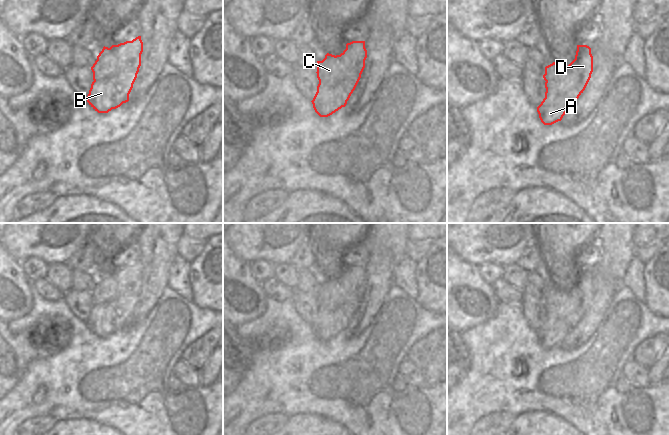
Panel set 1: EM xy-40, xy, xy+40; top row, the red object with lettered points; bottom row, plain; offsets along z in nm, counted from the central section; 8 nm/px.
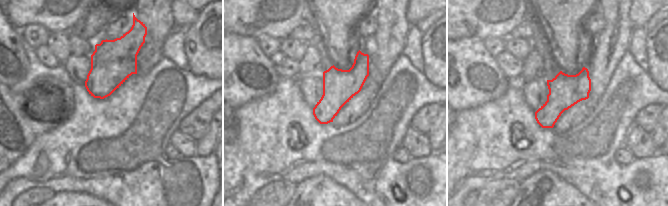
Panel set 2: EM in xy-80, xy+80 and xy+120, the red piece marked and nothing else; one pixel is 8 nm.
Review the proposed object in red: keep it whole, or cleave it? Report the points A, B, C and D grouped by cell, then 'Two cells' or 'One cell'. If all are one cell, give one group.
Groups: A B / C D. Two cells

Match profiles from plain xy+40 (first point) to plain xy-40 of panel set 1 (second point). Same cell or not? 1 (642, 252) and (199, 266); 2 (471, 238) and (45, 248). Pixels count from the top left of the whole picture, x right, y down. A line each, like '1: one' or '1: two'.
1: two
2: one

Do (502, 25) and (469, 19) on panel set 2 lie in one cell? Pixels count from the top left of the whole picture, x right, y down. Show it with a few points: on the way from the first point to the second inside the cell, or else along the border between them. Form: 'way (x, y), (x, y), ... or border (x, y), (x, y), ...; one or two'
way (494, 23), (487, 19), (477, 19); one

